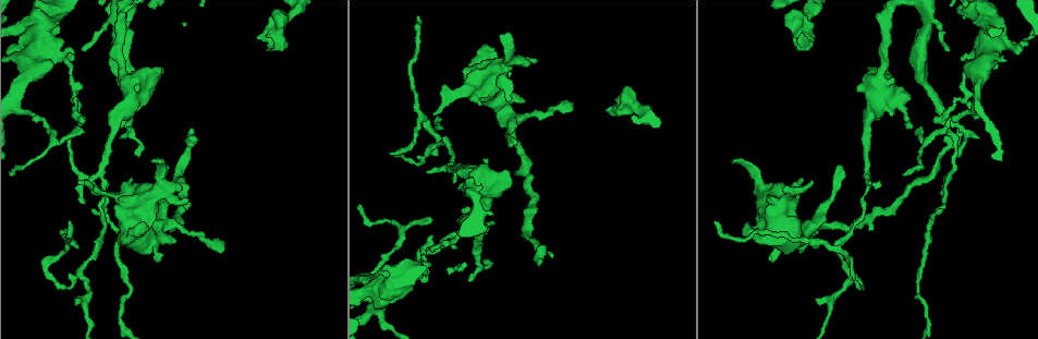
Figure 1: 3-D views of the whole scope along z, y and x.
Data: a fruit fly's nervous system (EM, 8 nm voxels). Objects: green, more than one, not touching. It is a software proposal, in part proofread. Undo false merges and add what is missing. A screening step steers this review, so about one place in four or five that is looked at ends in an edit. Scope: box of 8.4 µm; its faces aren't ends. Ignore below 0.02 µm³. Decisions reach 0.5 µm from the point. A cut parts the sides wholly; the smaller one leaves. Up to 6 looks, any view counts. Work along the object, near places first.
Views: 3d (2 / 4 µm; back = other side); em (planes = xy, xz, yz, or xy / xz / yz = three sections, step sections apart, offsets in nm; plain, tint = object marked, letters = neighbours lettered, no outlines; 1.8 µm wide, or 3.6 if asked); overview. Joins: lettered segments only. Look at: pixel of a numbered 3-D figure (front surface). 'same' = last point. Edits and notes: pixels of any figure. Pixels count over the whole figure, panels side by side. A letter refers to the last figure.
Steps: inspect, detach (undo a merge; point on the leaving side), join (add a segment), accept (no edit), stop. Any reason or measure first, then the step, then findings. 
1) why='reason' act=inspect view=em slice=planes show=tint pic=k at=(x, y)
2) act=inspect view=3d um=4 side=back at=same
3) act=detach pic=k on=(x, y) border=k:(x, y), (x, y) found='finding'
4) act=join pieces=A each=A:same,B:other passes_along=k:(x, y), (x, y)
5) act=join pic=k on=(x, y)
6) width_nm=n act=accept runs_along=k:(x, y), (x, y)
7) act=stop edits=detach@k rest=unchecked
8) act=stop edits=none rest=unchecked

why='tapers out' act=inspect view=3d um=2 pic=1 at=(83, 132)

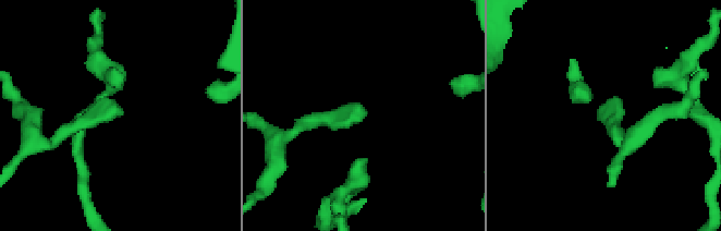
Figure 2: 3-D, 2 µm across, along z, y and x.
act=inspect view=em slice=xz step=4 show=letters pic=2 at=(609, 109)

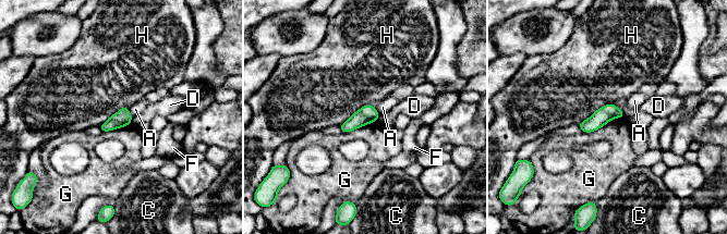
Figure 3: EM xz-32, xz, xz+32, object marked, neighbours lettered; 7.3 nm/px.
act=accept each=A:other,C:other,D:other,F:other,G:other,H:other border=3:(623, 116), (583, 133) found='none of them fits'

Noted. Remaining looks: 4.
act=inspect view=3d um=4 pic=1 at=(879, 77)

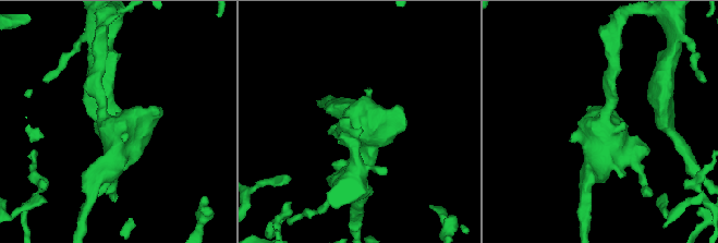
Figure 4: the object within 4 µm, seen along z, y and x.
act=inspect view=em um=3.6 slice=planes show=letters pic=4 at=(605, 123)

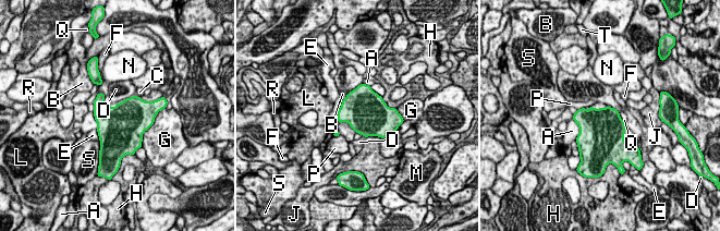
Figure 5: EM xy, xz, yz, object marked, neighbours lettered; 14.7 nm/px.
width_nm=480 act=accept each=A:other,B:other,C:other,D:other,E:other,F:other,G:other,H:other,J:other,L:other,M:other,N:other,P:other,Q:other,R:other,S:other,T:other border=5:(105, 96), (105, 101), (108, 105) found='continuous, no second neuron'

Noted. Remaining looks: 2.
why='branch point' act=inspect view=3d um=4 pic=1 at=(511, 116)

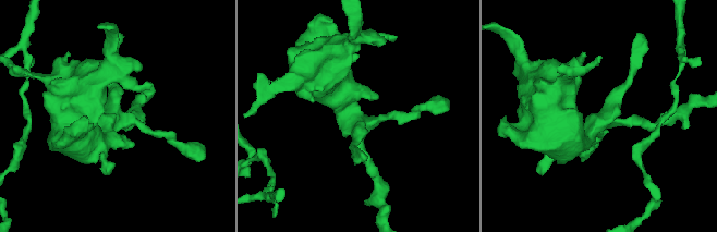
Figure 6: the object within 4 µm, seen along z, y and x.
act=inspect view=em slice=planes show=letters pic=6 at=(603, 119)

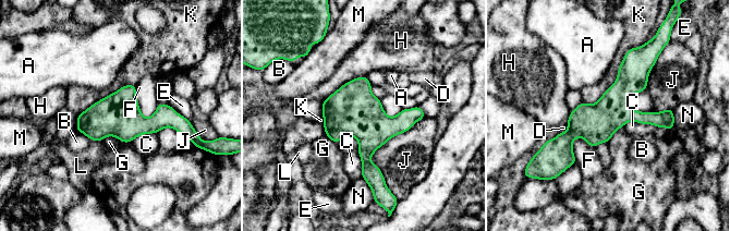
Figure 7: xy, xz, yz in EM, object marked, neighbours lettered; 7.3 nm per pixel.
width_nm=300 act=accept each=A:other,B:other,C:other,D:other,E:other,F:other,G:other,H:other,J:other,K:other,L:other,M:other,N:other border=7:(99, 141), (116, 136), (123, 143) found='all the same neuron'

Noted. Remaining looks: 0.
act=stop edits=none rest=unchecked

